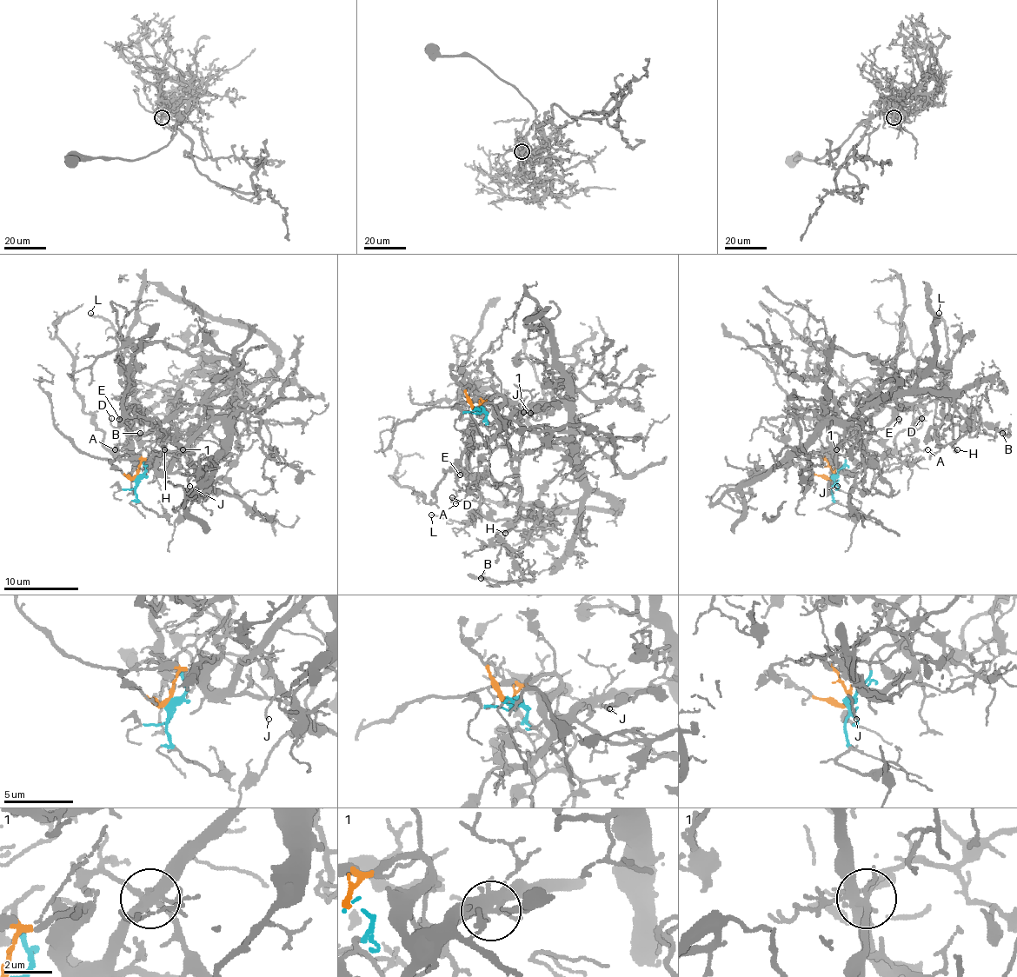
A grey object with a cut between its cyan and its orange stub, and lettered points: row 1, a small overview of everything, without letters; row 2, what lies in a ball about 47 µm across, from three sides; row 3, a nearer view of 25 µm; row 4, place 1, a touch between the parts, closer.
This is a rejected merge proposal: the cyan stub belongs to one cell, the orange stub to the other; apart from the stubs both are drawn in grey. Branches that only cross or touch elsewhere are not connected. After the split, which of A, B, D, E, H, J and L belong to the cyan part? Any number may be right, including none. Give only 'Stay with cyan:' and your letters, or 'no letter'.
Stay with cyan: A, B, D, E, H, J, L

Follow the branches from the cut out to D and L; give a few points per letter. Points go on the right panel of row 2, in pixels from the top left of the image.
D: (834, 477), (853, 448), (943, 382), (945, 389), (913, 414), (913, 443), (922, 417)
L: (834, 477), (853, 448), (943, 382), (939, 398), (950, 368), (939, 312)

